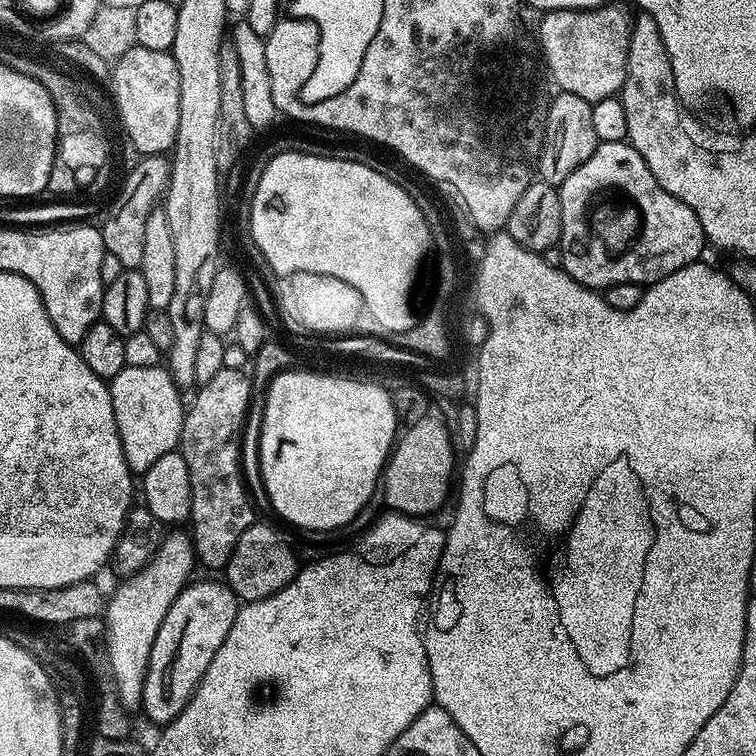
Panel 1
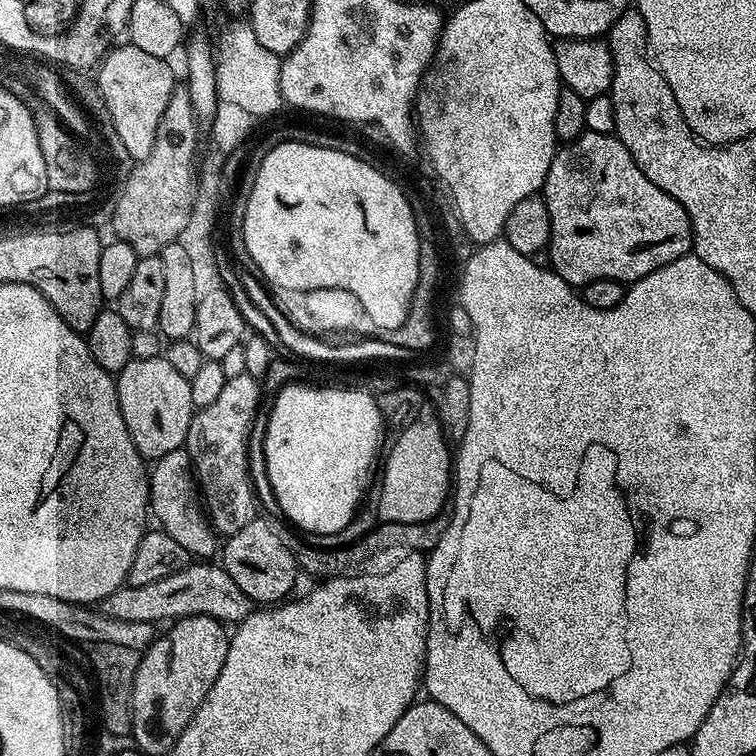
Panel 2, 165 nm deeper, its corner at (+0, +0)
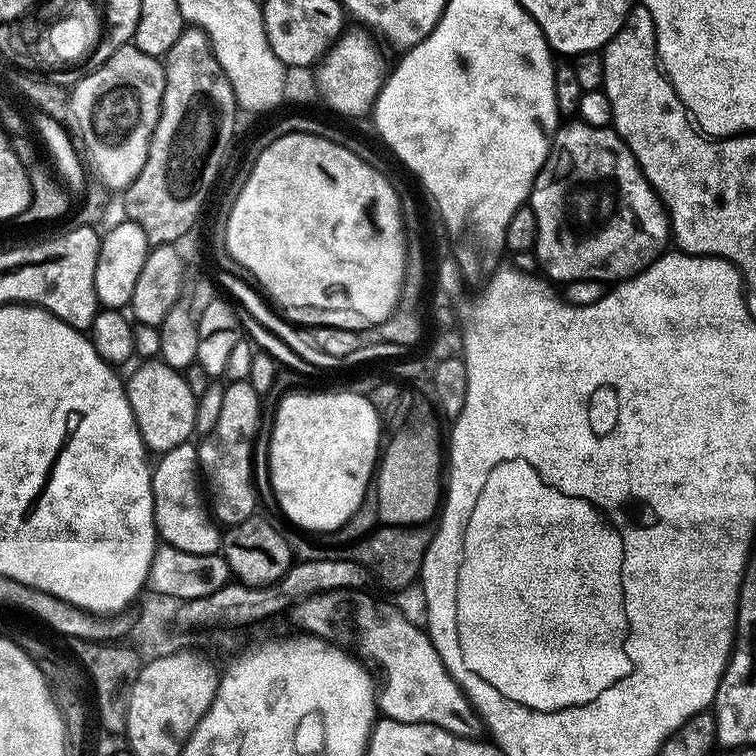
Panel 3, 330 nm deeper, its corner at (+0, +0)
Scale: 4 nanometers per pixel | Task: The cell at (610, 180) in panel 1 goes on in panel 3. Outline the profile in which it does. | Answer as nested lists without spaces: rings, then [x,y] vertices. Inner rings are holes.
[[[583,122],[557,127],[552,149],[532,187],[530,206],[538,218],[534,253],[549,281],[599,280],[619,282],[650,267],[669,247],[670,225],[664,203],[644,177],[634,154],[611,127],[595,128]]]

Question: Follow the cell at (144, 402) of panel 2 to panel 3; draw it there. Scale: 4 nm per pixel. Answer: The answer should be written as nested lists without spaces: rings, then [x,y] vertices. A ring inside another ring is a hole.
[[[144,362],[139,366],[141,368],[138,369],[132,377],[127,377],[126,391],[128,394],[128,401],[130,402],[130,410],[134,414],[136,425],[138,426],[138,430],[140,431],[140,433],[142,434],[142,438],[144,439],[145,449],[152,451],[153,448],[153,450],[156,451],[156,454],[163,454],[165,452],[169,452],[170,450],[174,450],[174,446],[182,446],[183,444],[189,443],[189,441],[193,439],[195,433],[195,412],[198,398],[194,394],[190,394],[190,386],[187,384],[187,382],[185,382],[183,375],[181,375],[181,373],[177,371],[177,369],[171,368],[170,365],[163,362]]]

